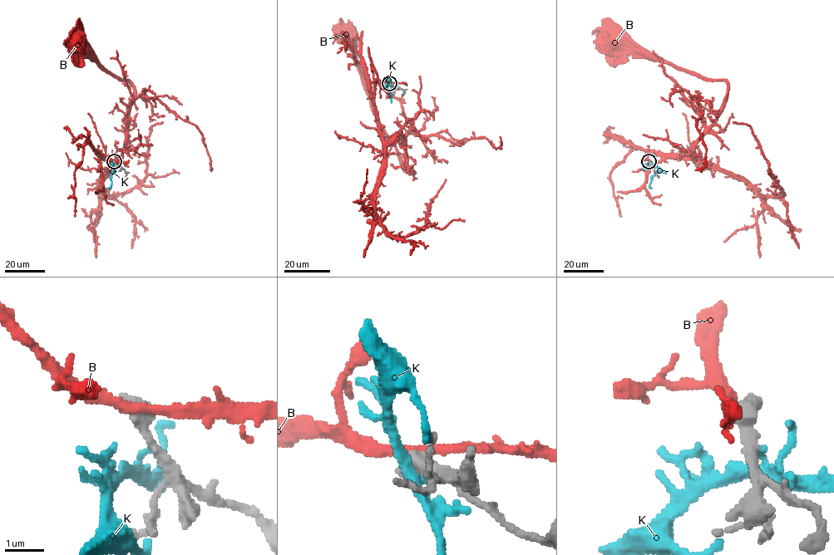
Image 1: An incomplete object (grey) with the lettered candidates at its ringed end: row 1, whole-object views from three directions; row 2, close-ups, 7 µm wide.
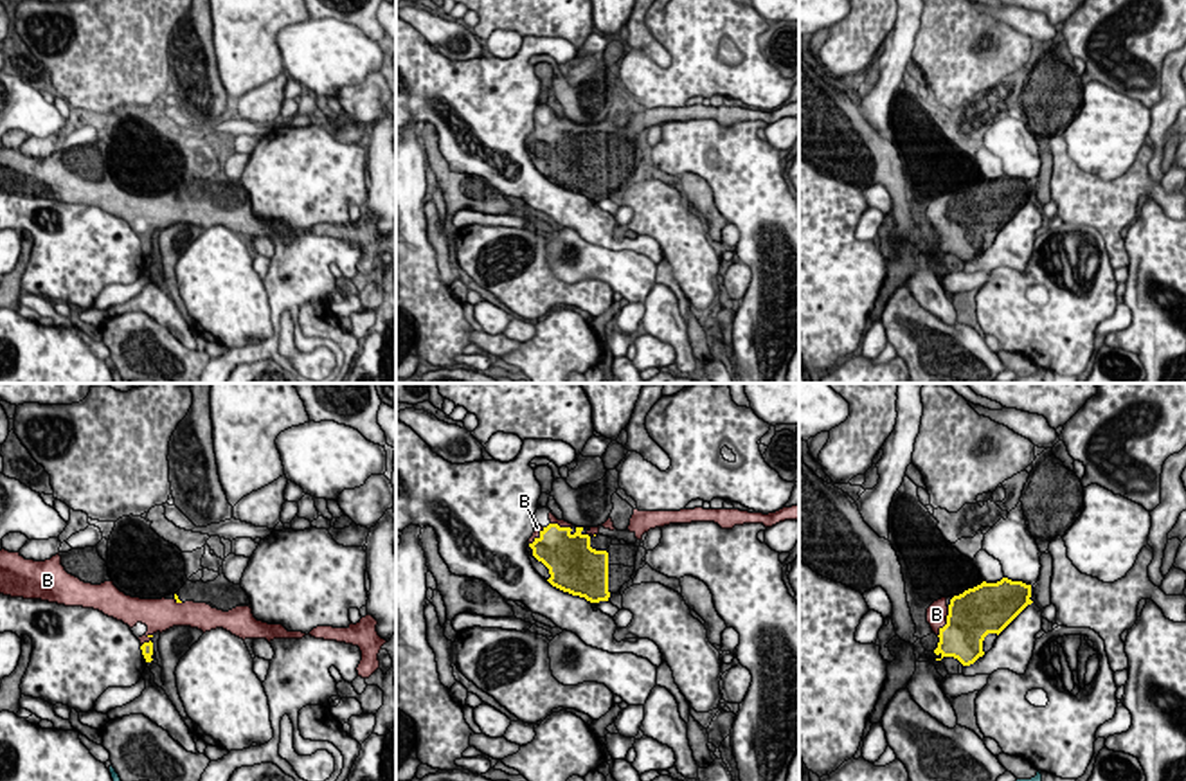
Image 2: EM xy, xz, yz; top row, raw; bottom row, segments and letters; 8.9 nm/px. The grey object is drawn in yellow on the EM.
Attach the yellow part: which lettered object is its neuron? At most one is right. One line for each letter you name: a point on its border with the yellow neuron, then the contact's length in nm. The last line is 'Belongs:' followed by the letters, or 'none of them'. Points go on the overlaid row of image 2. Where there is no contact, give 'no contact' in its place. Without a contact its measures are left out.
B: meets yellow in yz at (947, 621); contact 280 nm long
Belongs: B

